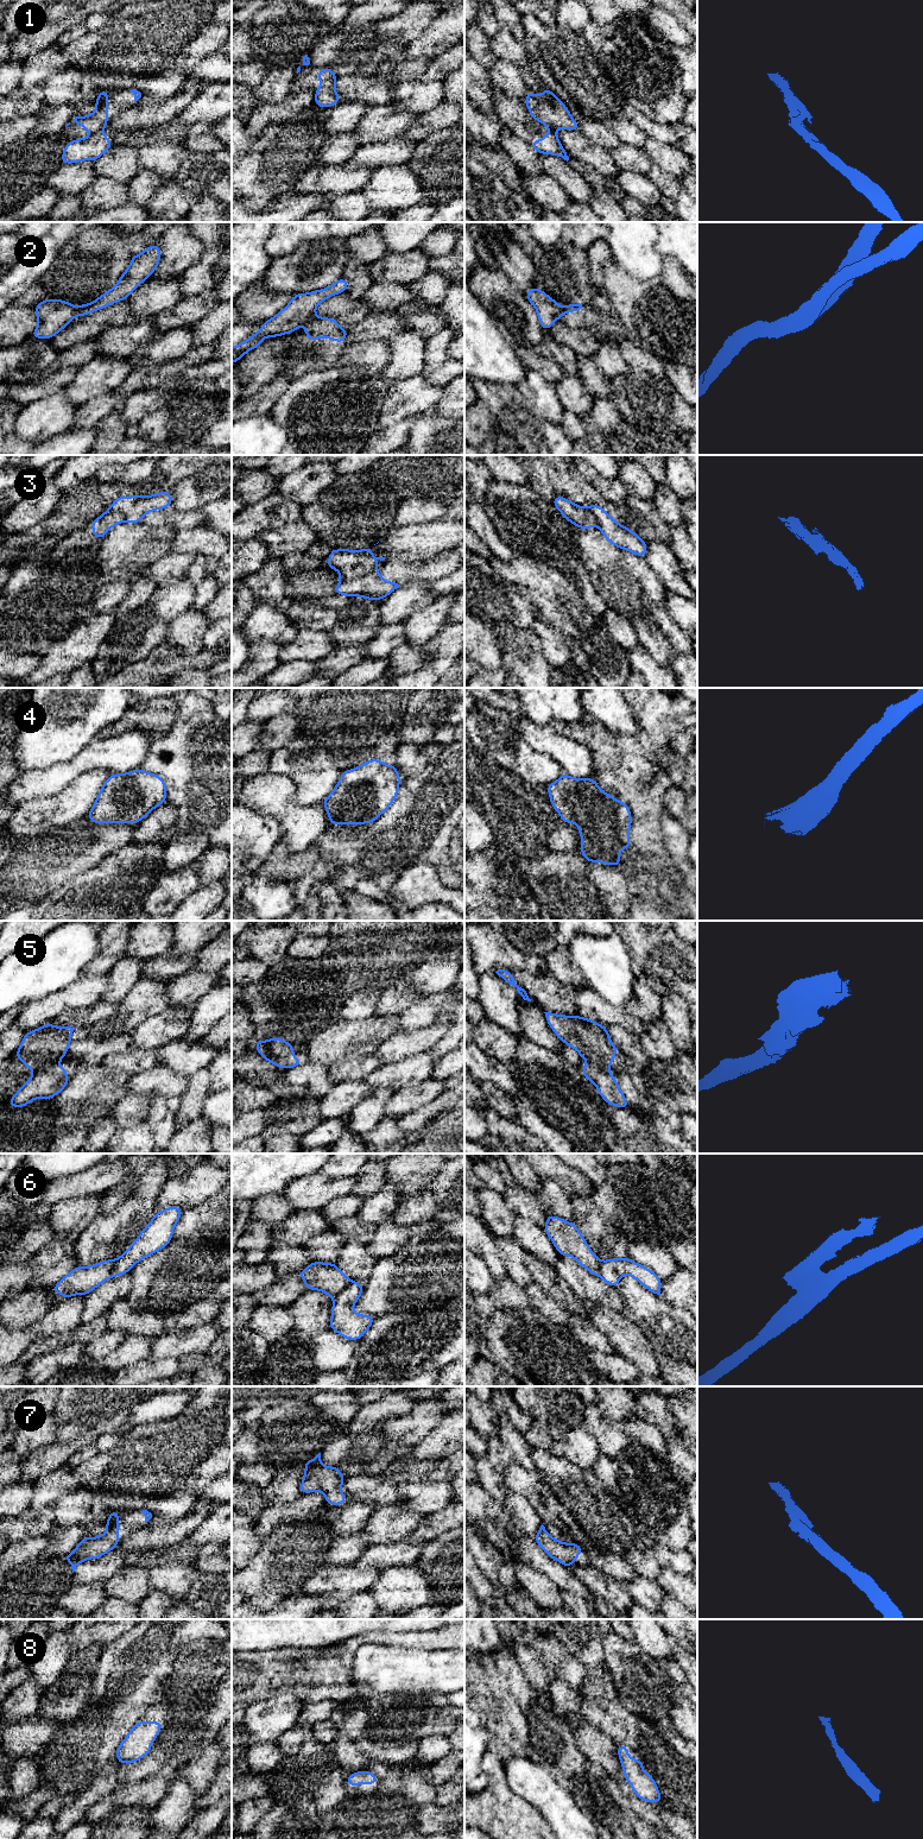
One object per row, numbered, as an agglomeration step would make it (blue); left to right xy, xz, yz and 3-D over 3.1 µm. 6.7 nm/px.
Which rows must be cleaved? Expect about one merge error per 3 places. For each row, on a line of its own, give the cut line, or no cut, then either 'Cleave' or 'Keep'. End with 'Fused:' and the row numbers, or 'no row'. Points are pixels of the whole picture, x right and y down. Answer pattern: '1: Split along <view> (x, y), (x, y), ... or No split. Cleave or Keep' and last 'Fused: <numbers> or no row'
1: Split along xy (102, 127), (94, 133). Cleave
2: Split along xz (314, 313), (304, 322). Cleave
3: Split along xz (375, 568), (340, 582). Cleave
4: No split. Keep
5: Split along xz (265, 1042), (269, 1054), (284, 1068). Cleave
6: Split along xz (352, 1281), (334, 1297). Cleave
7: No split. Keep
8: No split. Keep
Fused: 1, 2, 3, 5, 6

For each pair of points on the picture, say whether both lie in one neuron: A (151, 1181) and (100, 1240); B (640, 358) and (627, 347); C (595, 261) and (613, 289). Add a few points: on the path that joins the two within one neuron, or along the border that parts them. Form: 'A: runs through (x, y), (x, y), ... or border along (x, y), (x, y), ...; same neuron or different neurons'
A: runs through (145, 1195), (114, 1226); same neuron
B: runs through (637, 356), (631, 351); same neuron
C: border along (613, 259), (607, 260), (601, 266); different neurons

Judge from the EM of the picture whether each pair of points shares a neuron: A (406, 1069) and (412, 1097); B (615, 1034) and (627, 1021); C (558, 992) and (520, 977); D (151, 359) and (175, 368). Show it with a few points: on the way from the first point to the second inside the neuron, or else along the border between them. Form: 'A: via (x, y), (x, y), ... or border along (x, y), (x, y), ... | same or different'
A: border along (430, 1078), (416, 1085), (402, 1087), (393, 1093) | different
B: border along (607, 1027), (620, 1025), (639, 1037) | different
C: via (549, 992), (530, 983) | same
D: border along (183, 356), (156, 365), (151, 370) | different

